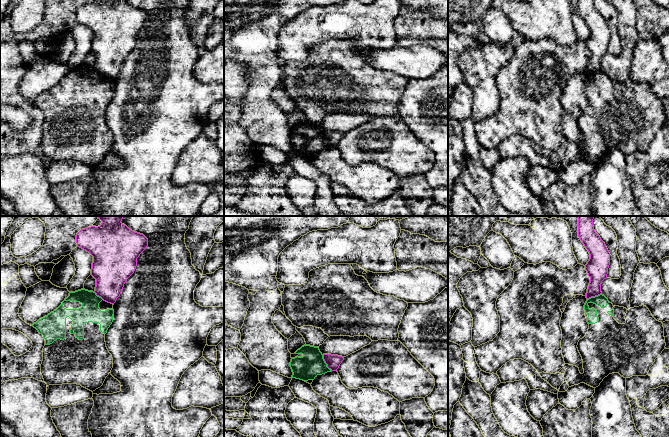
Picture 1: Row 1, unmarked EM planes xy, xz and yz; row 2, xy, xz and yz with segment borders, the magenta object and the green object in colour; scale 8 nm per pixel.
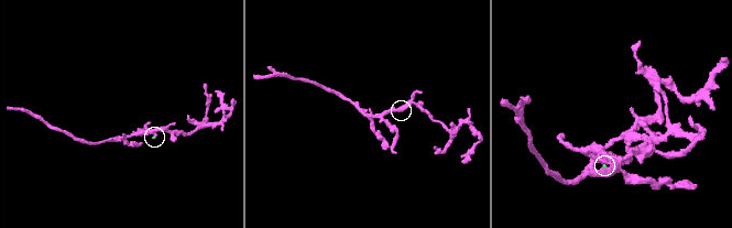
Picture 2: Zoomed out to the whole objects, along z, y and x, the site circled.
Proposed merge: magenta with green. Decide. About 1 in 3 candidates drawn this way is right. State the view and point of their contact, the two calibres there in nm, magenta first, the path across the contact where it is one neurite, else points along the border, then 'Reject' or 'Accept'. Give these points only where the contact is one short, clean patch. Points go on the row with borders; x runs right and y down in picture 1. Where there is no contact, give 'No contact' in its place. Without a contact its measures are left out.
Touches magenta at xz (325, 362). Thickness 120 nm (magenta) against 200 nm. Boundary: xz (322, 355), (326, 366), (331, 371). Reject

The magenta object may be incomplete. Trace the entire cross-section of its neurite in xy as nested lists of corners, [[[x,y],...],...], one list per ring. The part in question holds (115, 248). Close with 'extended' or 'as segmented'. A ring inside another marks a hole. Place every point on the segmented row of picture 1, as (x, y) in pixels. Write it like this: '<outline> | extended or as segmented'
[[[98,216],[98,218],[102,221],[101,225],[80,230],[76,235],[76,243],[77,247],[93,256],[91,275],[96,279],[94,292],[104,301],[114,304],[125,282],[134,273],[137,258],[147,248],[148,239],[122,224],[123,216]]] | as segmented

